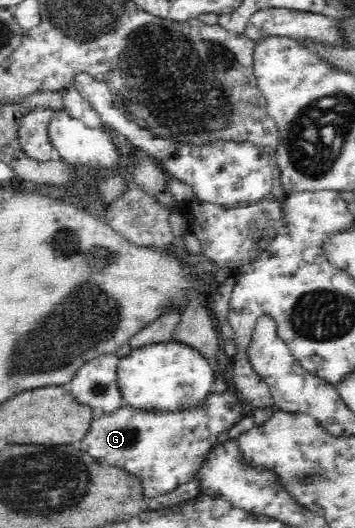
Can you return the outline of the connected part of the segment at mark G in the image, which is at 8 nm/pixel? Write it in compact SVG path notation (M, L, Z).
M227 389L225 392L209 391L198 405L176 411L146 411L123 404L114 411L103 411L95 415L89 434L81 442L81 448L93 458L103 458L108 466L123 468L139 476L143 481L144 496L152 499L195 480L219 434L233 428L244 417L244 405L237 392Z

